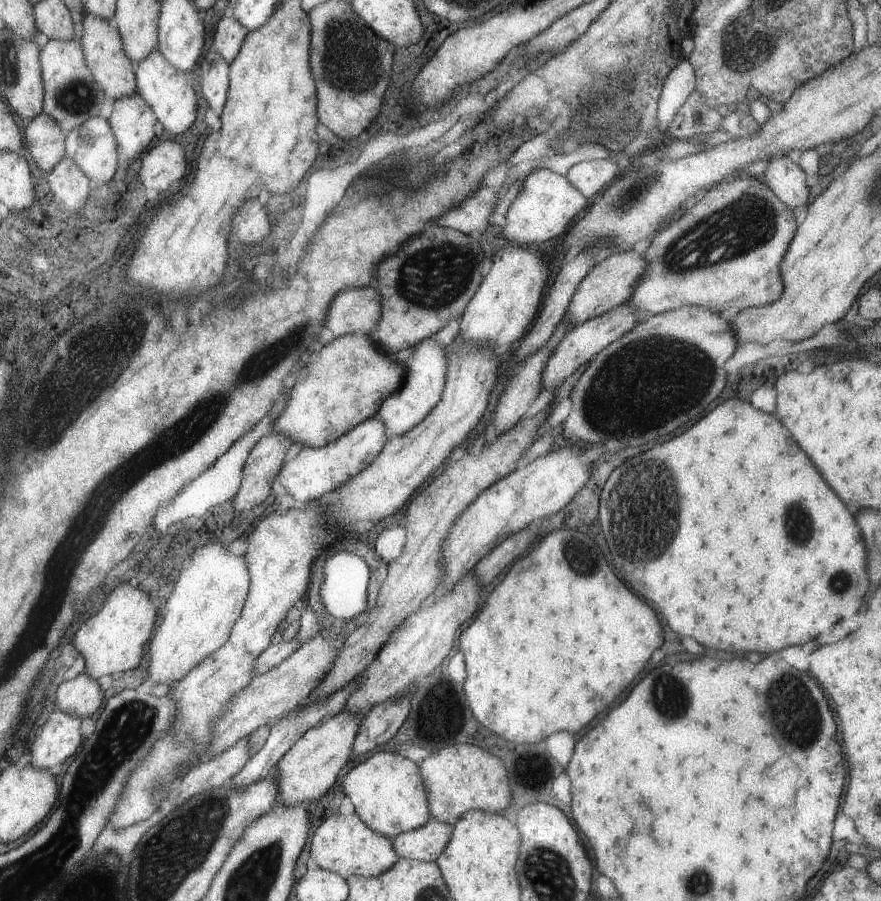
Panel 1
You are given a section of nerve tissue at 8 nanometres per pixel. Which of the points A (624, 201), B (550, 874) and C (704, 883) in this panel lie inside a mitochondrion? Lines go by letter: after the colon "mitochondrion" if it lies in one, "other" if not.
A: mitochondrion
B: mitochondrion
C: mitochondrion

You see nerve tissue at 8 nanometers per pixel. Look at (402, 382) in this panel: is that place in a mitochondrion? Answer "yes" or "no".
no

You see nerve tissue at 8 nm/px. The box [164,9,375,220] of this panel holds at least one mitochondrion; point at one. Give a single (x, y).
(341, 40)

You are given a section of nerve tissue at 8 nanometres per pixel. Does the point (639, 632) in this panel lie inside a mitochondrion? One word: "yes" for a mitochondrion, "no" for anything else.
no

